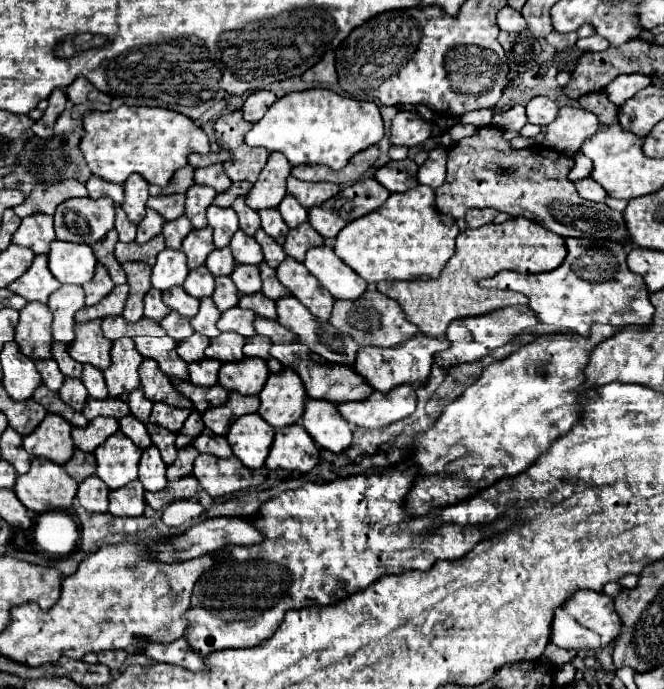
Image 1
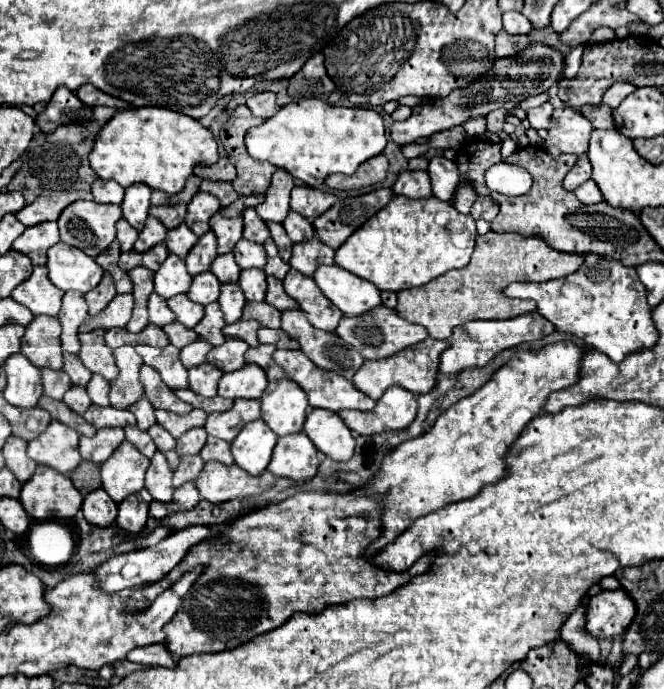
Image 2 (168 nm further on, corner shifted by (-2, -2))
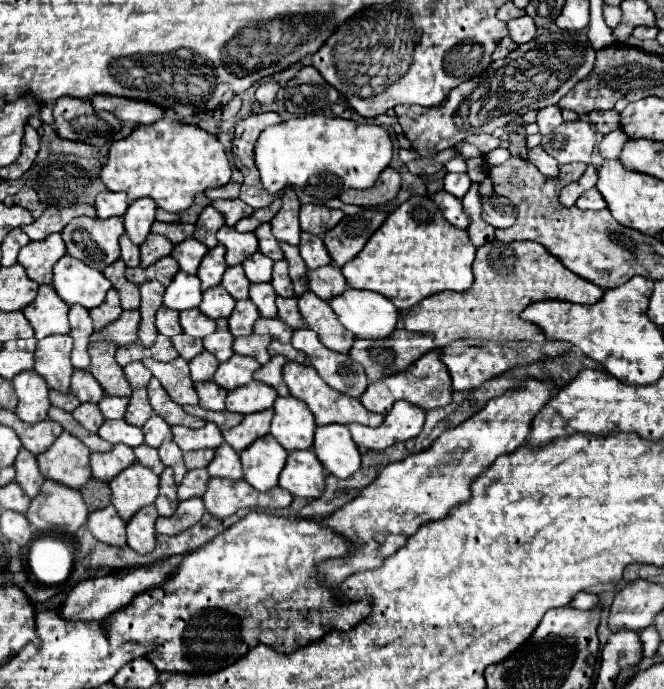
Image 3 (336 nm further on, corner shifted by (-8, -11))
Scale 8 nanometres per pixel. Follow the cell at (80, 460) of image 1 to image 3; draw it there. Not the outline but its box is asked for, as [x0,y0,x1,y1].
[79,478,111,510]

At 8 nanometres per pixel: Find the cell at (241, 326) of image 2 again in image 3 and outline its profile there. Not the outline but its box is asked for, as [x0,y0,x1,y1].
[233,334,271,364]

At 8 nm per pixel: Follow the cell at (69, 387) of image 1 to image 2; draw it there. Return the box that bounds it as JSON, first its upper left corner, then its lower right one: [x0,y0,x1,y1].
[63,385,91,415]

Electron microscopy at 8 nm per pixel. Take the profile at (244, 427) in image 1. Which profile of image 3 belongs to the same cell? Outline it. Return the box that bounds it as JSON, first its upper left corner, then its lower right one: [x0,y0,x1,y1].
[241,434,287,490]

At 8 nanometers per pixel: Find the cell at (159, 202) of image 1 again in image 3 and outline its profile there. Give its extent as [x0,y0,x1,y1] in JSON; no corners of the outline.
[153,222,193,244]

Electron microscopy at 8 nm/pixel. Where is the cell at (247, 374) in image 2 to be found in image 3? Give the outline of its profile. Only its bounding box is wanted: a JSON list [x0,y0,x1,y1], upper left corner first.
[227,380,277,414]

